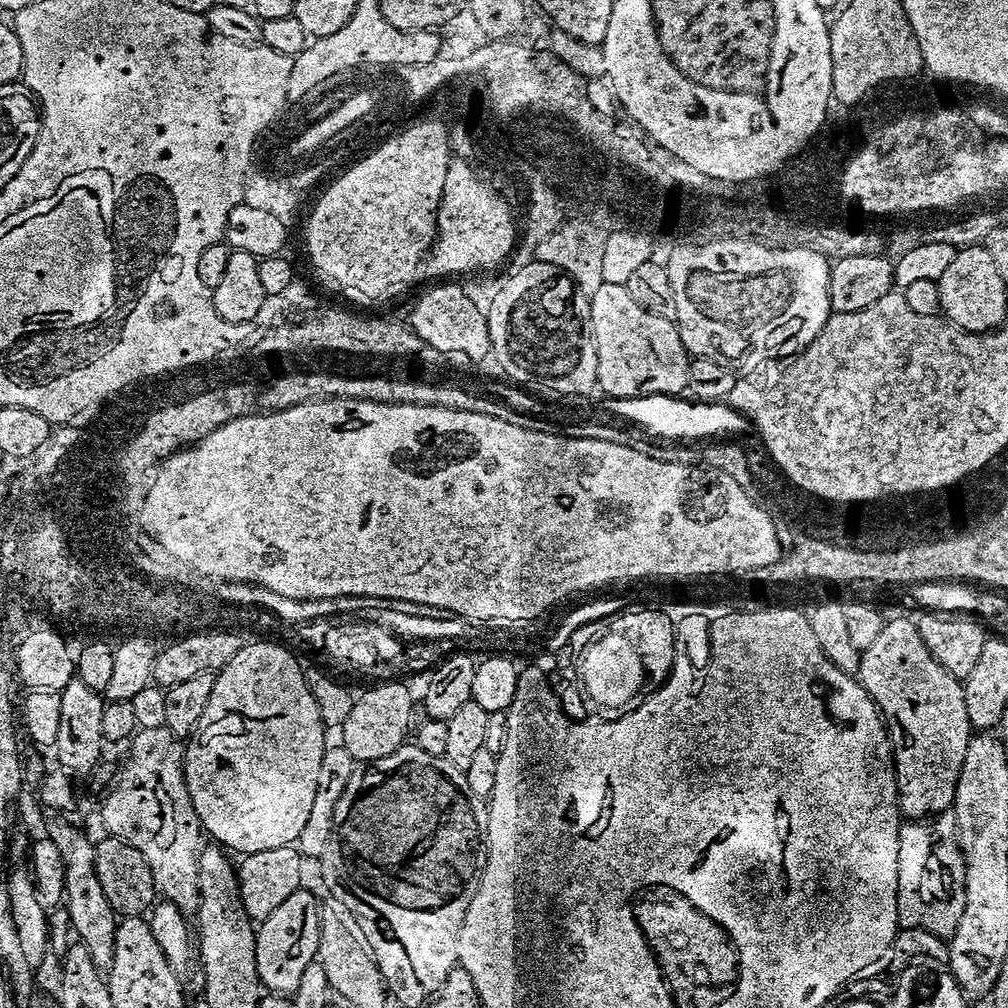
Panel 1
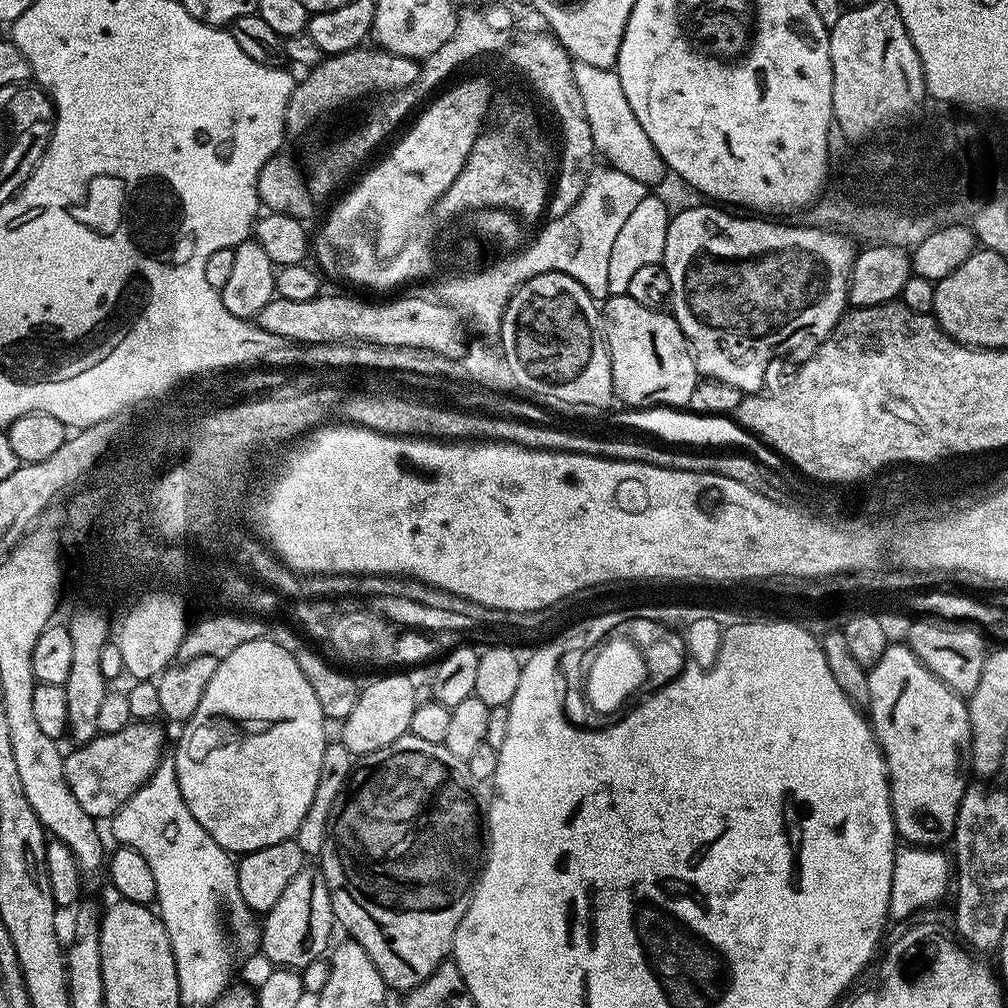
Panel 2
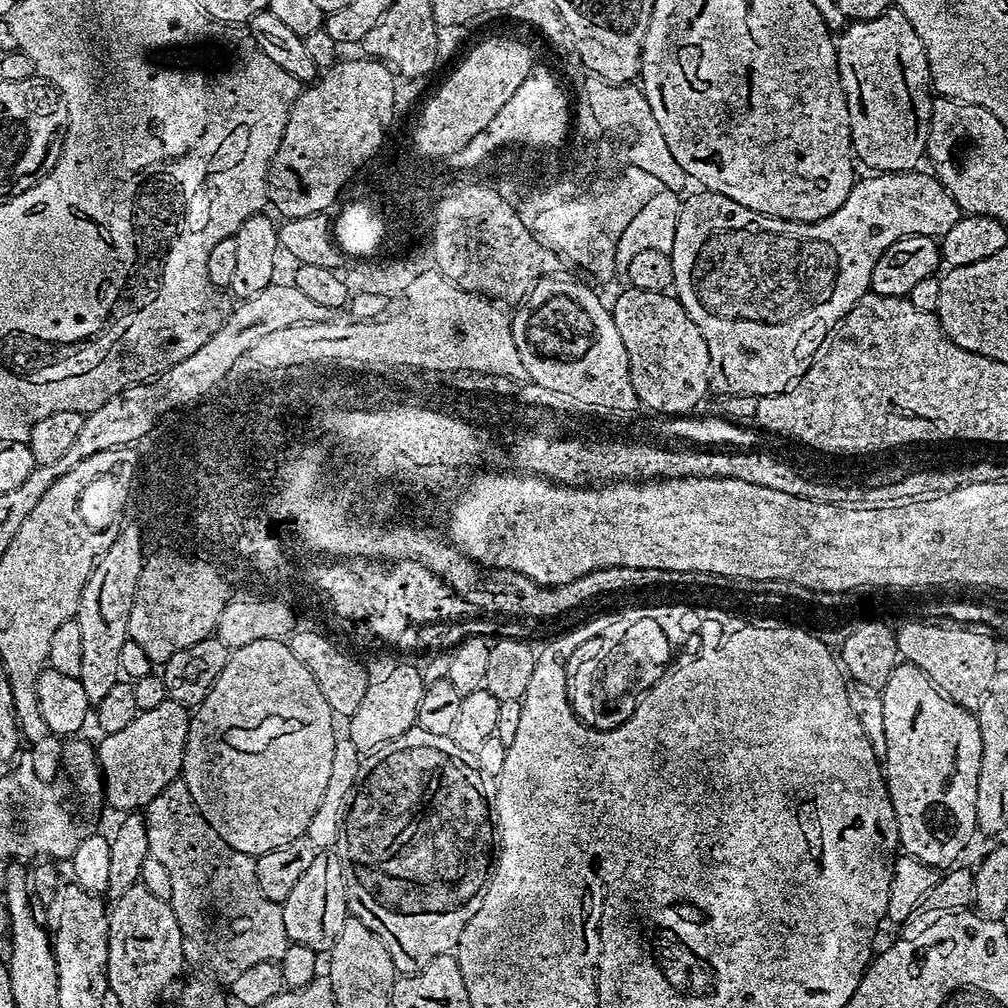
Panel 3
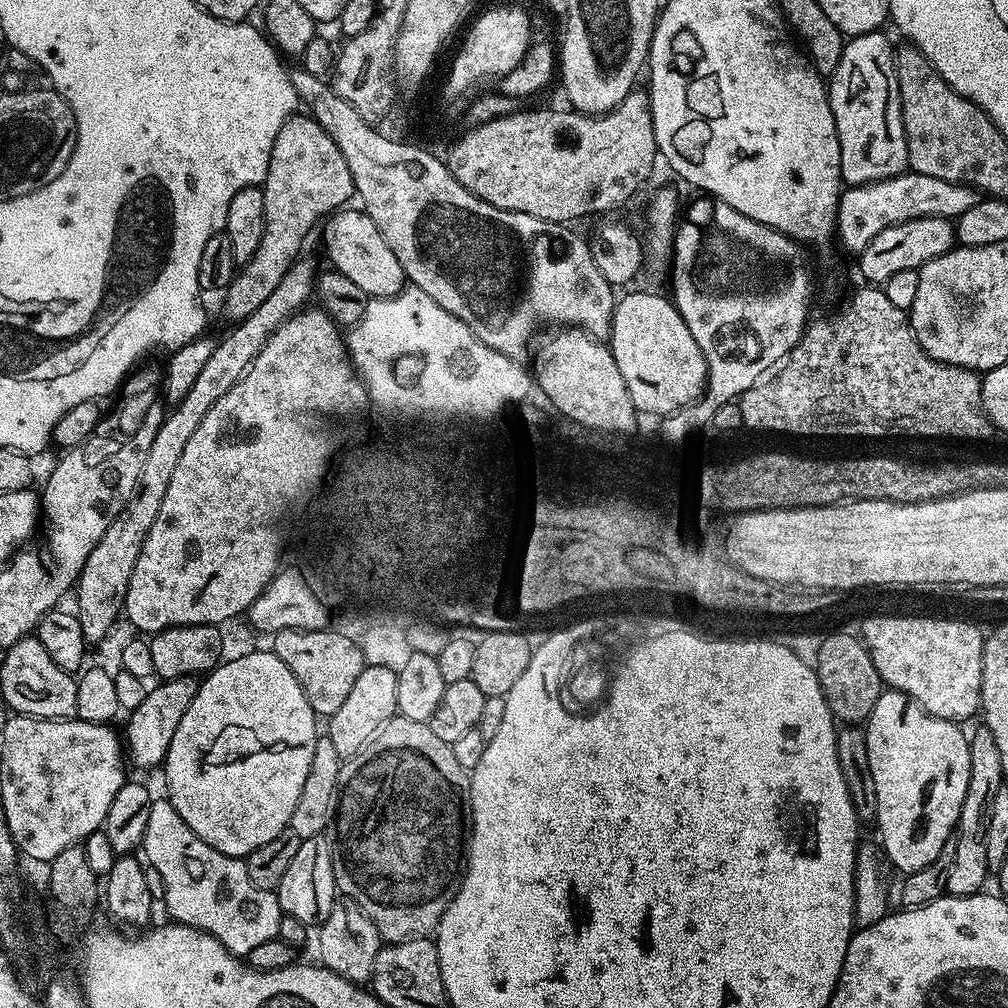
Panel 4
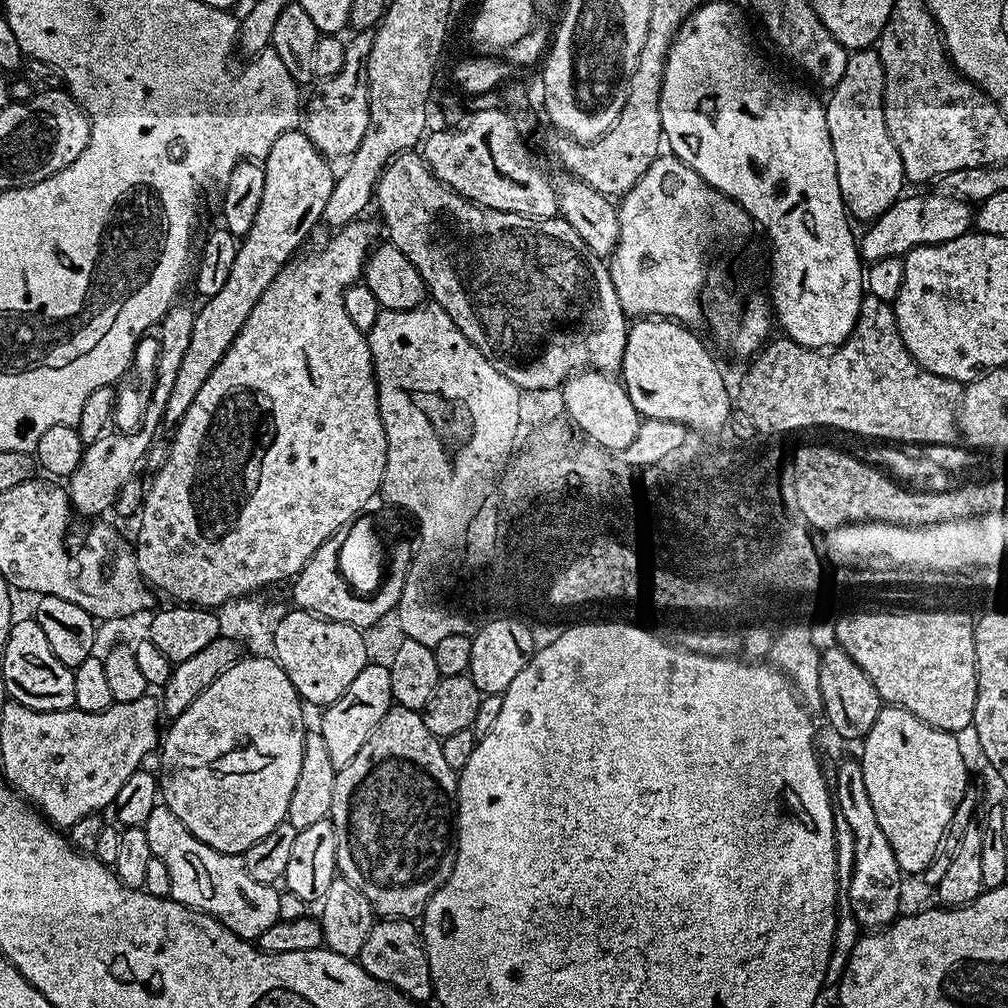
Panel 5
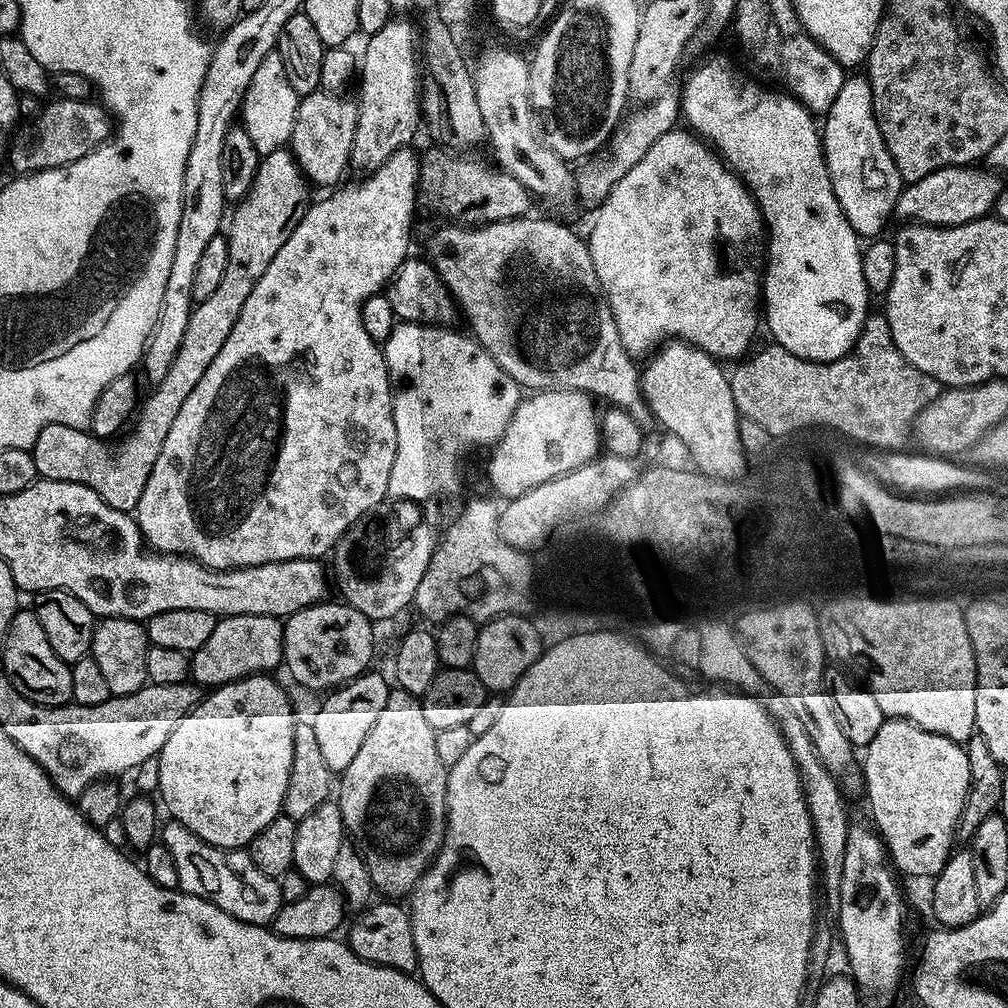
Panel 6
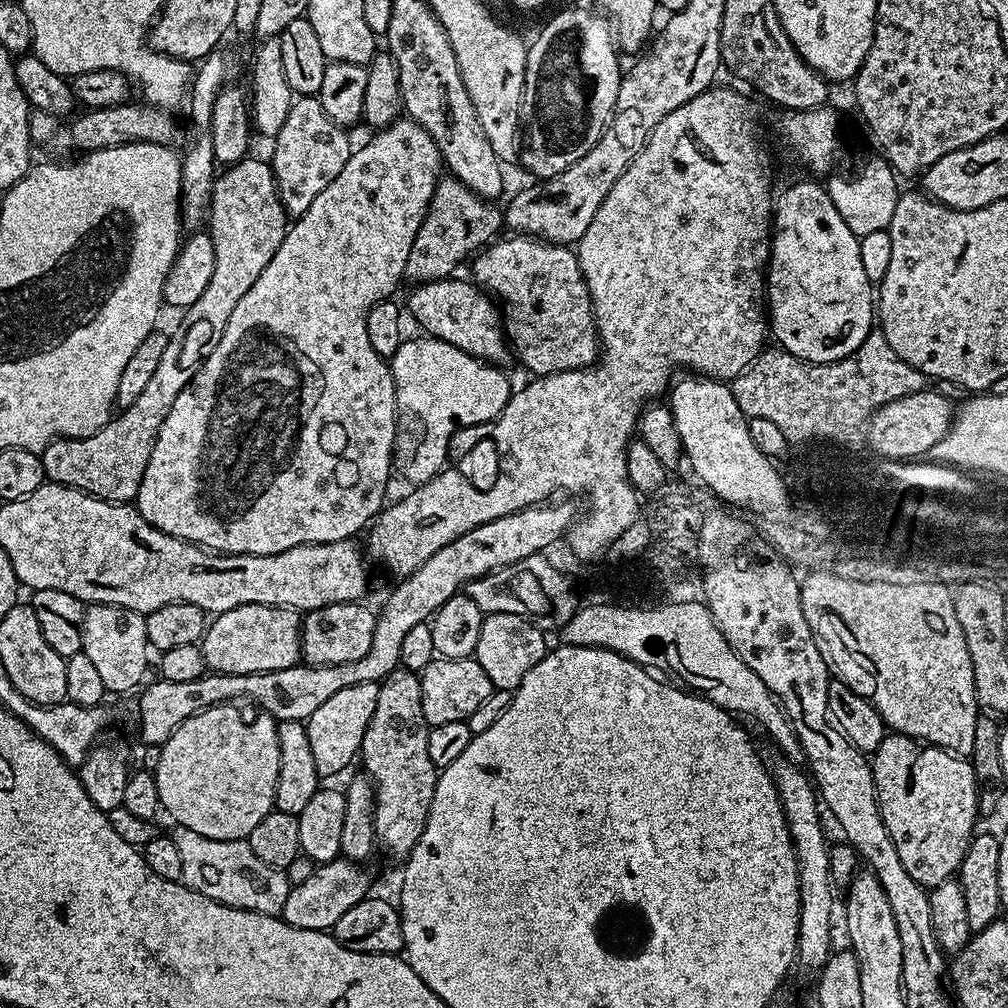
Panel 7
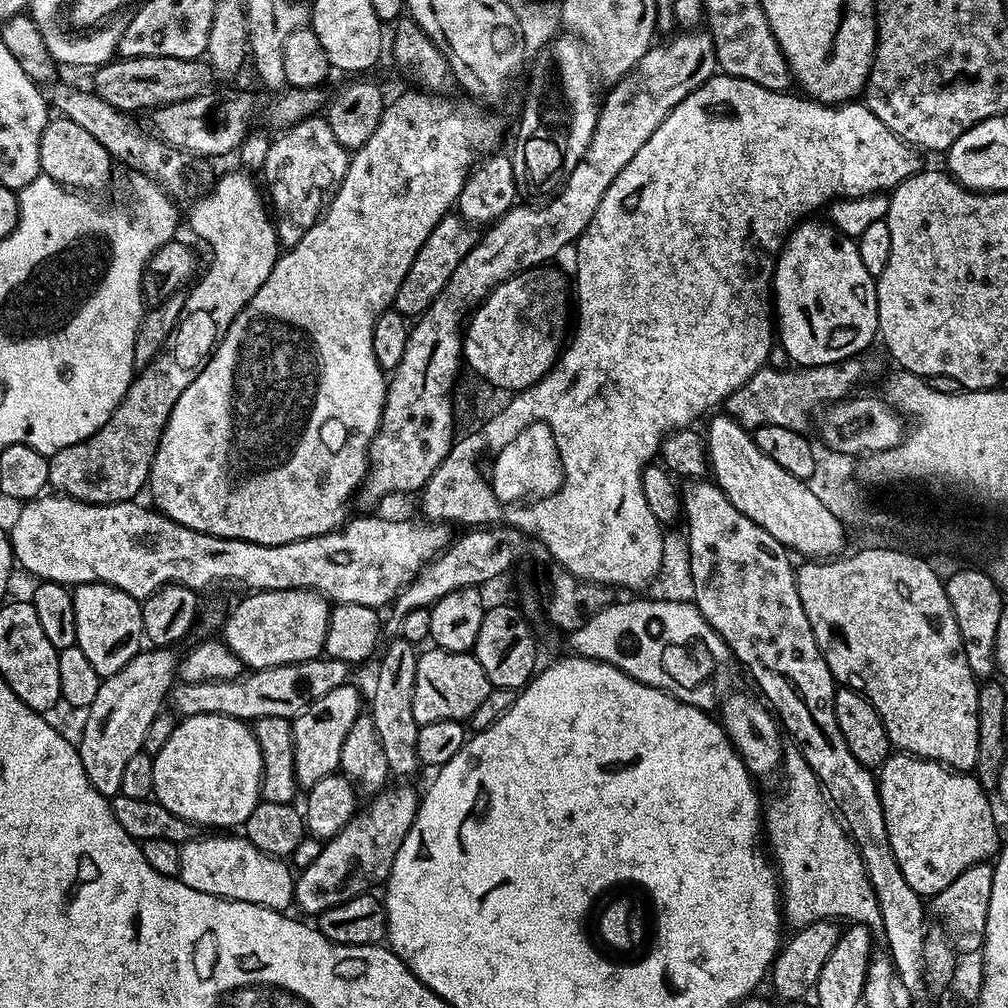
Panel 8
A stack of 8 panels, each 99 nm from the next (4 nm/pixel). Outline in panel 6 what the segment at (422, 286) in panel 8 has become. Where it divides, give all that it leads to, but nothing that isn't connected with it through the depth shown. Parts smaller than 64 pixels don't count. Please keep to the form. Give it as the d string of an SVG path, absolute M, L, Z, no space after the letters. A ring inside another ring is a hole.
M432 146L428 153L420 156L420 186L419 195L422 204L432 212L437 212L448 222L455 222L461 226L479 226L482 224L493 224L499 220L519 220L529 215L528 207L534 203L533 197L527 188L518 182L509 172L497 166L495 163L483 160L476 154L461 154L456 150L449 150L443 146Z

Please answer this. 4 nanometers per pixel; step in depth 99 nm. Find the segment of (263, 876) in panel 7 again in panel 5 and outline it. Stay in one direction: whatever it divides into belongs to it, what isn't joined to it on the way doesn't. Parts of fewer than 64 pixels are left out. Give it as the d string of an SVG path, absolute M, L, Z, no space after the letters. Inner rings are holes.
M163 806L150 810L150 818L146 818L143 827L152 854L166 862L166 870L170 873L171 899L218 918L222 926L234 930L234 934L243 940L255 941L280 919L280 892L273 885L252 878L244 865L243 855L231 856L206 846L206 842L194 838L194 834L182 826L174 810Z

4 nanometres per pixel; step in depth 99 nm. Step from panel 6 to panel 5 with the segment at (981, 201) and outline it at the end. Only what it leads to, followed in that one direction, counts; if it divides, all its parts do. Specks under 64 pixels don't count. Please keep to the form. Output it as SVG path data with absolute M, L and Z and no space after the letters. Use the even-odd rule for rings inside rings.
M939 190L928 192L925 196L908 195L901 195L900 199L891 204L877 220L867 225L868 233L859 237L858 247L865 261L895 256L902 258L918 246L950 242L973 231L974 208L969 201L961 200L959 196L948 196Z

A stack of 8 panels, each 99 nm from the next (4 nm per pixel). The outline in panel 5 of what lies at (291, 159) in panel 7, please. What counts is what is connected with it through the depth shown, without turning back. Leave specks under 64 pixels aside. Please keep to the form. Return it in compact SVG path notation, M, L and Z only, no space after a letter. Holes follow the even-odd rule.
M371 31L356 32L353 40L347 41L348 49L346 50L346 62L342 65L342 70L338 74L327 77L324 84L312 96L312 101L307 101L306 107L302 112L302 131L314 142L316 149L322 155L329 158L335 156L344 156L350 158L358 150L362 142L362 134L366 134L366 126L370 126L370 94L368 93L368 55L372 49Z

